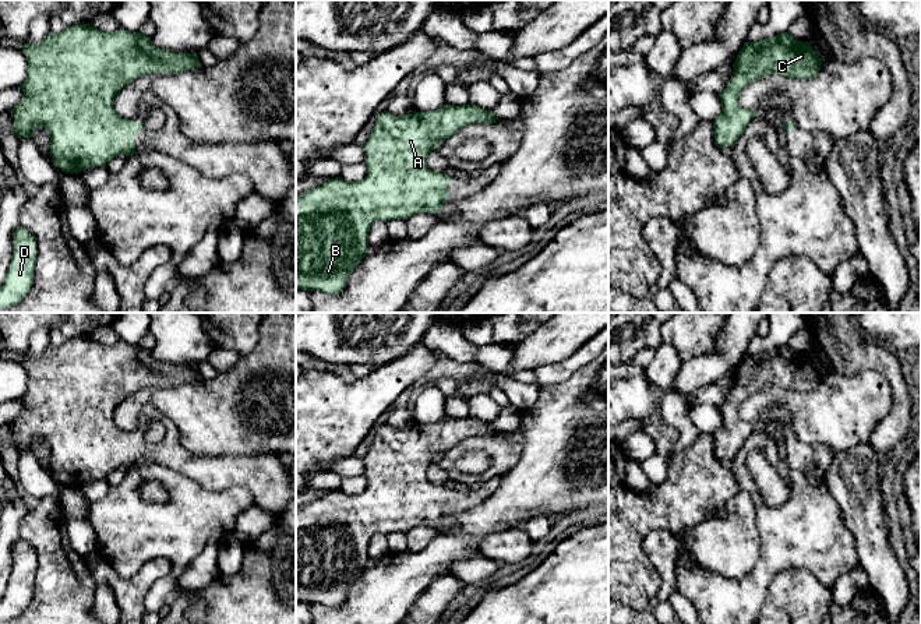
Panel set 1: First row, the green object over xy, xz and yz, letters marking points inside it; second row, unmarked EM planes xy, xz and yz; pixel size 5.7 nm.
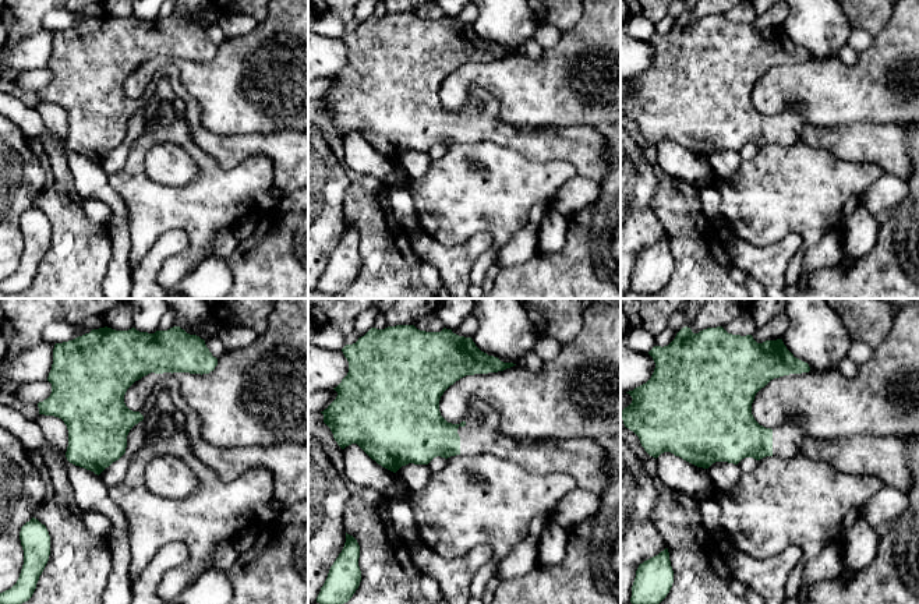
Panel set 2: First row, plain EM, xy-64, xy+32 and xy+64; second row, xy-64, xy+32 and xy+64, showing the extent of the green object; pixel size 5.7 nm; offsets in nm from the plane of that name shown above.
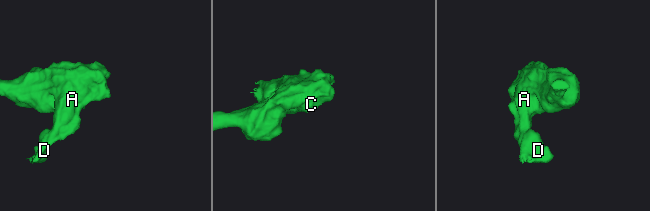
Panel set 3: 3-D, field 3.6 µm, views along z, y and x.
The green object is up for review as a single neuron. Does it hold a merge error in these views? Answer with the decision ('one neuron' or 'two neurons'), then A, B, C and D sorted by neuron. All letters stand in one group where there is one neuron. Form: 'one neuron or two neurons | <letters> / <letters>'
one neuron | A B C D

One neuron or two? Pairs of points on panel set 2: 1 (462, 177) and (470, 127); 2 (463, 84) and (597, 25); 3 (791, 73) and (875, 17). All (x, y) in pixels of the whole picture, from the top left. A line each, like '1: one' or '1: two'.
1: two
2: one
3: two

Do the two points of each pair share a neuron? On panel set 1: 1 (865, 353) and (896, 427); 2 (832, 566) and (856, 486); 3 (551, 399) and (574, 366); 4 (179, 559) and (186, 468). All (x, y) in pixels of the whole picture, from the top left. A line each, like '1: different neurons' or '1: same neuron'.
1: same neuron
2: different neurons
3: different neurons
4: different neurons

